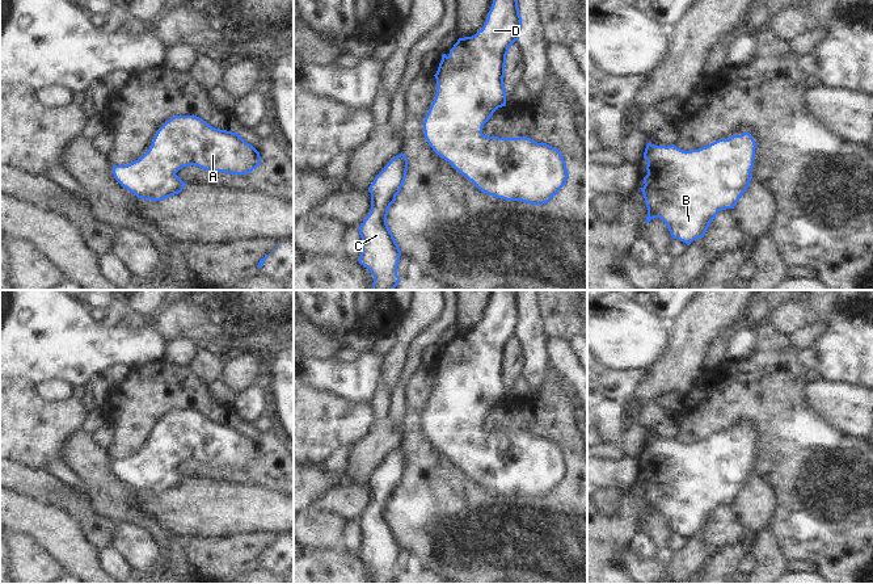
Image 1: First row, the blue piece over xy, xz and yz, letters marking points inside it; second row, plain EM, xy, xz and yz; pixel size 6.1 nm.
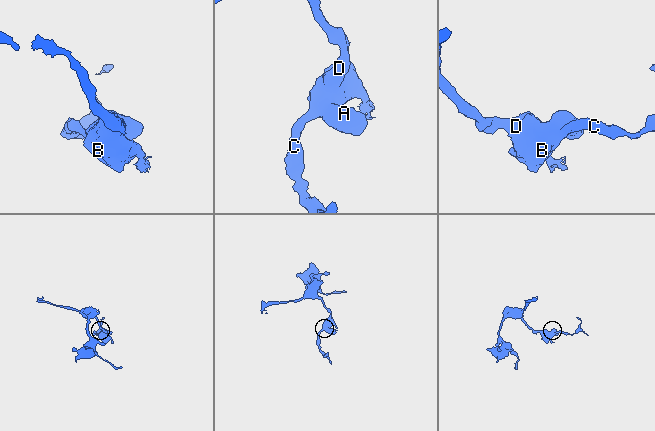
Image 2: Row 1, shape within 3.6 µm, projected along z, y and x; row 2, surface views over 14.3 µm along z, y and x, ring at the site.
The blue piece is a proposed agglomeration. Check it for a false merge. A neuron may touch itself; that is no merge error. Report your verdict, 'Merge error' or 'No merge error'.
No merge error.

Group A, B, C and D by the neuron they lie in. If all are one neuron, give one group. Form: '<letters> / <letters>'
A B C D

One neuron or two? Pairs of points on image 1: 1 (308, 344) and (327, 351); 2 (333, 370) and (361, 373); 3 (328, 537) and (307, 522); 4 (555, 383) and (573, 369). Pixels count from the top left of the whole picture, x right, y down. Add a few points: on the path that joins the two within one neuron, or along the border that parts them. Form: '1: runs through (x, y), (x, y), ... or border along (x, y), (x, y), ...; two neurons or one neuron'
1: runs through (312, 344), (323, 348); one neuron
2: runs through (340, 373), (354, 373); one neuron
3: runs through (323, 532), (312, 528); one neuron
4: border along (551, 366), (561, 379); two neurons

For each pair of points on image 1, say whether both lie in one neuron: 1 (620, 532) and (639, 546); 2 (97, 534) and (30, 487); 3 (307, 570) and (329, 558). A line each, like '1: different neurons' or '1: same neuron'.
1: different neurons
2: same neuron
3: same neuron

